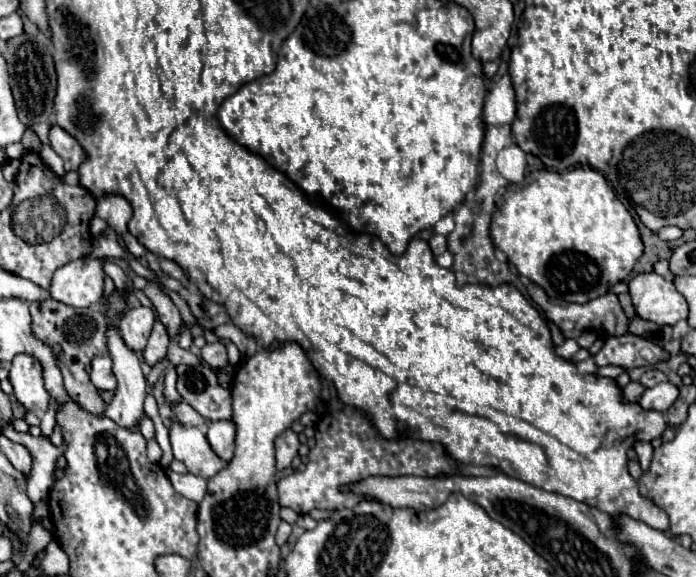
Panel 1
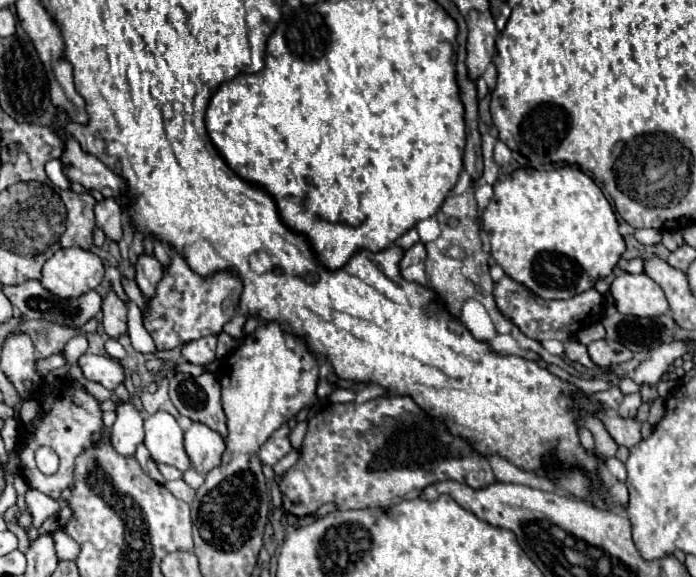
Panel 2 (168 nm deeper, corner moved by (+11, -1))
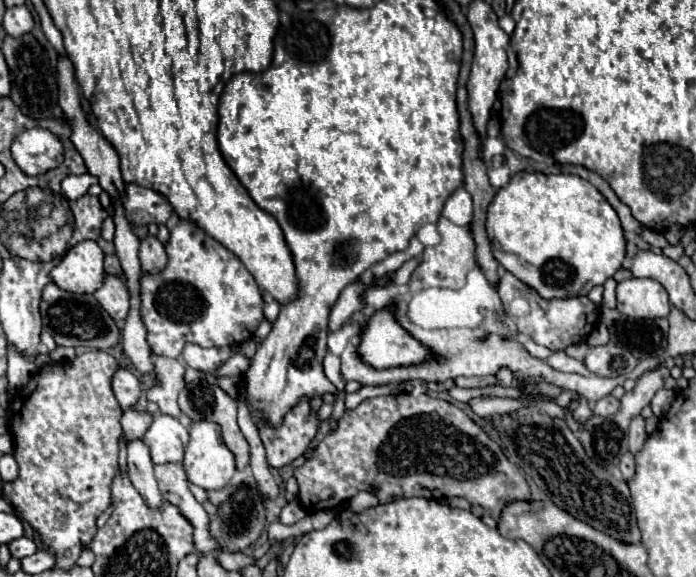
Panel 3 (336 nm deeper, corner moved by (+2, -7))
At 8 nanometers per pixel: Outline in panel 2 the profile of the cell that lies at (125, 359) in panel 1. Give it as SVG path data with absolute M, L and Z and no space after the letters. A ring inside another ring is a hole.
M117 400L117 420L111 428L111 440L117 452L129 456L135 454L137 444L143 440L143 414L131 400Z

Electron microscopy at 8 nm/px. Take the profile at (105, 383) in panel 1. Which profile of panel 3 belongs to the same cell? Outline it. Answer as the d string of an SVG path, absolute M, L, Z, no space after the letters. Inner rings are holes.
M120 368L118 374L114 374L114 380L112 380L112 388L114 388L114 394L122 406L122 410L130 410L136 406L138 398L140 398L140 392L142 392L142 384L138 382L138 378L126 370L126 368Z

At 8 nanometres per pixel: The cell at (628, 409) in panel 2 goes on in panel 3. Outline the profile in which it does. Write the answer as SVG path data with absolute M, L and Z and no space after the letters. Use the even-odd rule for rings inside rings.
M638 416L632 420L630 424L630 452L632 454L638 454L642 448L644 448L644 442L646 442L648 434L644 430L644 418Z

